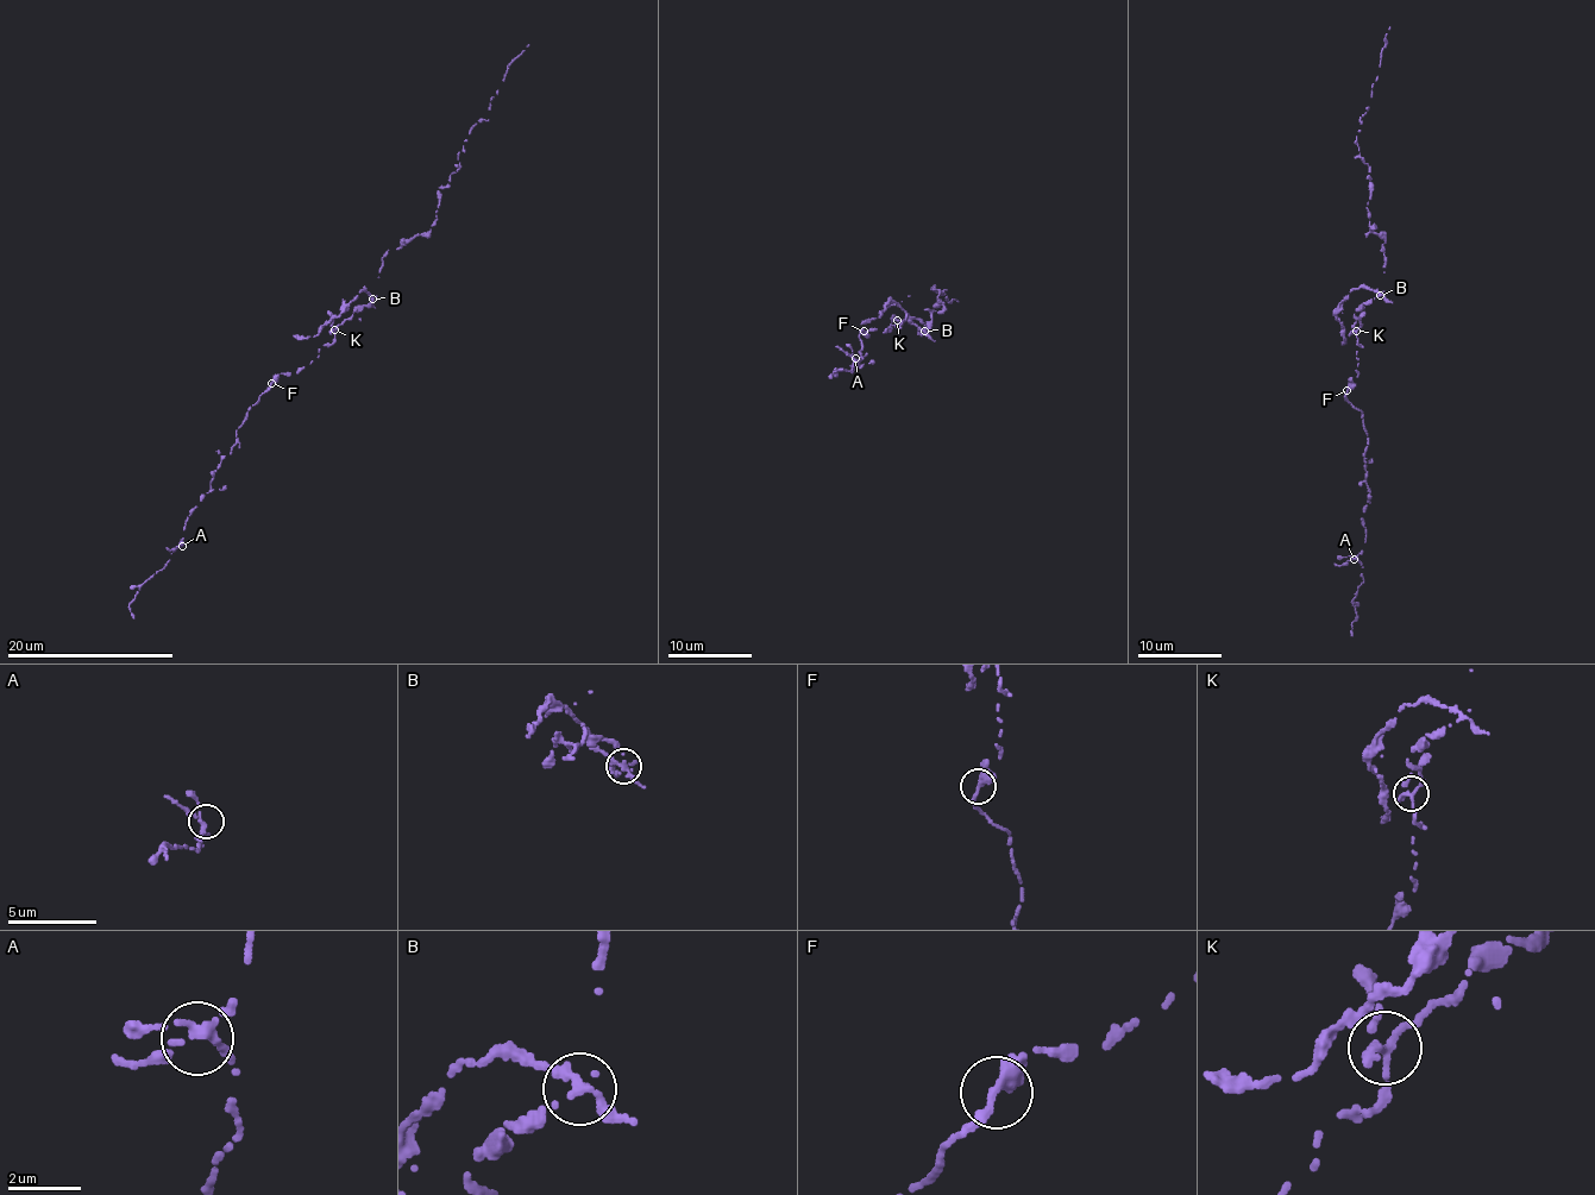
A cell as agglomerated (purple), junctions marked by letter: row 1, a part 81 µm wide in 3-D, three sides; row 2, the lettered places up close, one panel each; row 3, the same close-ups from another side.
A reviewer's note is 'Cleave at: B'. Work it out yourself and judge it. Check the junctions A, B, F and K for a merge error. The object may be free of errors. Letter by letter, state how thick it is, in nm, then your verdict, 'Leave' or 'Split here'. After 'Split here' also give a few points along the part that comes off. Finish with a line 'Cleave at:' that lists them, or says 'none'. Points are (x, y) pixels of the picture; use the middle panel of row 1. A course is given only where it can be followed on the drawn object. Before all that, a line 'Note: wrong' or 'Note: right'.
Note: right
A: Thickness 220 nm. Leave
B: Thickness 240 nm. Split here. Course of the part to remove: (924, 331), (890, 300), (879, 316), (861, 325)
F: Thickness 260 nm. Leave
K: Thickness 220 nm. Leave
Cleave at: B

